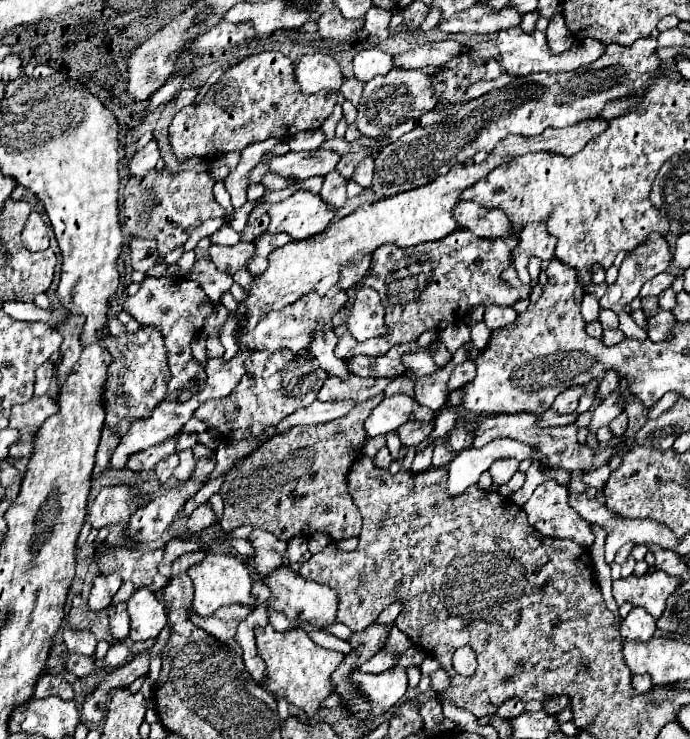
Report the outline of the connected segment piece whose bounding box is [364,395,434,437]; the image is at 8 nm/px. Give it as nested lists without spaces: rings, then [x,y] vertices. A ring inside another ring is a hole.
[[[392,395],[386,397],[364,421],[364,429],[368,437],[386,435],[398,429],[402,423],[410,421],[410,415],[416,415],[418,421],[434,421],[434,411],[422,407],[416,399],[408,395]]]

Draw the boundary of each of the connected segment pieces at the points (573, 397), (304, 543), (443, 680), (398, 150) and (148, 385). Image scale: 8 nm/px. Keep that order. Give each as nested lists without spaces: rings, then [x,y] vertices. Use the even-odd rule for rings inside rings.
[[[566,389],[566,393],[562,393],[562,397],[558,397],[558,401],[554,401],[552,409],[554,409],[556,413],[560,413],[560,415],[574,413],[576,407],[578,407],[580,395],[582,395],[580,389]]]
[[[294,537],[294,539],[290,539],[288,541],[288,559],[292,561],[292,563],[296,563],[296,561],[300,561],[300,557],[306,553],[306,549],[308,549],[308,541],[306,537]]]
[[[438,669],[438,671],[432,675],[432,689],[434,689],[436,693],[442,693],[444,689],[448,689],[448,685],[450,685],[448,673],[446,673],[444,669]]]
[[[652,37],[636,41],[632,47],[608,45],[606,53],[598,61],[594,61],[594,65],[586,65],[586,69],[576,69],[574,73],[530,73],[530,75],[514,81],[512,87],[494,89],[488,95],[466,103],[460,109],[460,113],[456,113],[454,117],[450,117],[444,123],[436,123],[430,127],[416,127],[410,133],[402,135],[396,143],[384,147],[374,157],[374,177],[372,177],[370,189],[380,199],[394,197],[398,193],[404,193],[404,191],[410,191],[410,189],[430,183],[434,177],[446,173],[452,165],[466,163],[466,159],[474,157],[478,151],[490,153],[496,147],[496,143],[508,135],[530,137],[530,135],[540,135],[548,127],[554,127],[554,129],[568,127],[568,125],[582,121],[590,113],[598,113],[598,109],[602,109],[602,105],[606,105],[610,99],[632,97],[634,93],[646,89],[650,79],[654,79],[658,73],[660,65],[658,65],[658,57],[654,57],[654,49],[656,49],[656,39],[652,39]]]
[[[140,327],[138,333],[126,333],[122,337],[112,337],[112,335],[102,335],[102,345],[110,351],[112,365],[108,371],[108,381],[106,381],[106,393],[104,393],[104,403],[106,403],[106,427],[118,429],[122,435],[130,427],[132,421],[136,419],[148,419],[158,403],[164,401],[168,381],[170,381],[170,369],[168,369],[168,359],[166,359],[166,347],[162,333],[154,327]]]

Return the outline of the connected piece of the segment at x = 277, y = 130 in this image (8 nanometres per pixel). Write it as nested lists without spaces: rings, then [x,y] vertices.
[[[266,51],[226,69],[208,89],[202,103],[176,113],[170,125],[170,145],[180,161],[188,157],[210,159],[270,137],[286,139],[292,133],[320,129],[334,105],[336,93],[300,93],[298,83],[294,81],[294,63],[290,57],[278,51]]]

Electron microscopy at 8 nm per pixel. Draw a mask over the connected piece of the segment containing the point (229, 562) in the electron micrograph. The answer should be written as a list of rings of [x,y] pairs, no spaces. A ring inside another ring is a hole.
[[[206,553],[206,557],[192,565],[188,569],[188,575],[194,581],[194,601],[192,601],[192,609],[206,617],[212,615],[216,609],[220,609],[222,605],[230,605],[230,603],[240,603],[240,605],[256,605],[256,597],[252,597],[250,589],[252,589],[252,579],[250,573],[244,565],[244,561],[236,555],[226,555],[226,553]]]

